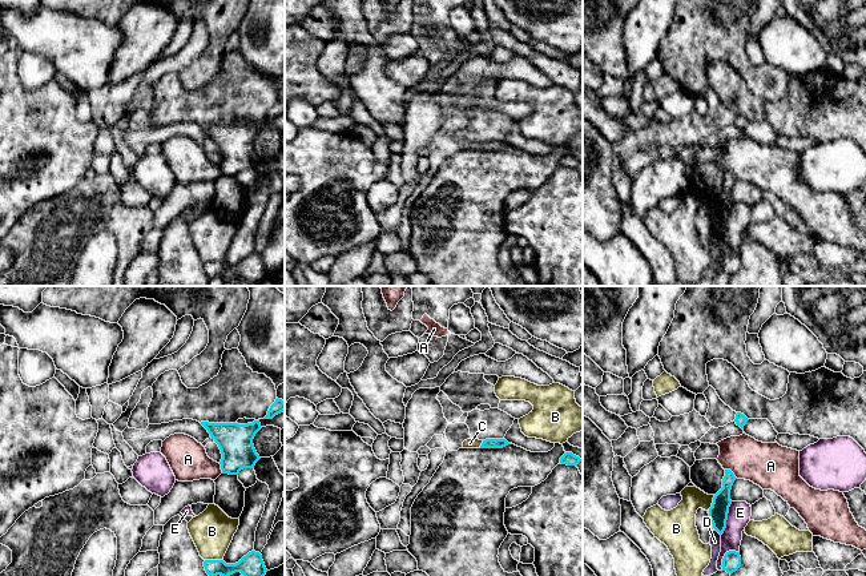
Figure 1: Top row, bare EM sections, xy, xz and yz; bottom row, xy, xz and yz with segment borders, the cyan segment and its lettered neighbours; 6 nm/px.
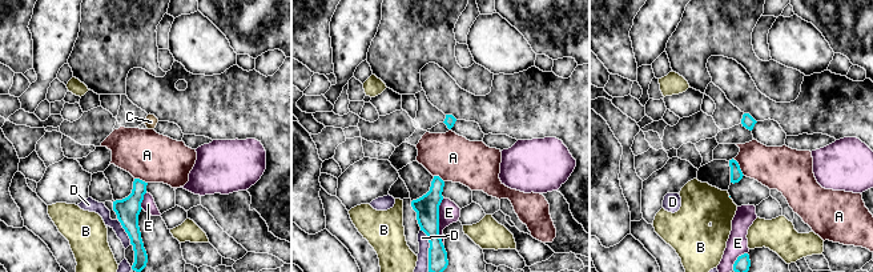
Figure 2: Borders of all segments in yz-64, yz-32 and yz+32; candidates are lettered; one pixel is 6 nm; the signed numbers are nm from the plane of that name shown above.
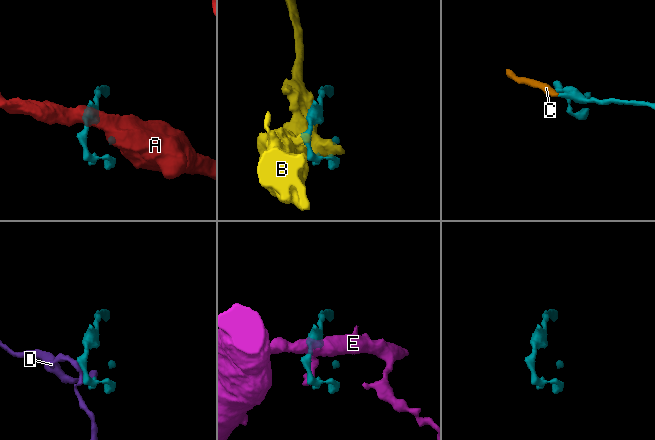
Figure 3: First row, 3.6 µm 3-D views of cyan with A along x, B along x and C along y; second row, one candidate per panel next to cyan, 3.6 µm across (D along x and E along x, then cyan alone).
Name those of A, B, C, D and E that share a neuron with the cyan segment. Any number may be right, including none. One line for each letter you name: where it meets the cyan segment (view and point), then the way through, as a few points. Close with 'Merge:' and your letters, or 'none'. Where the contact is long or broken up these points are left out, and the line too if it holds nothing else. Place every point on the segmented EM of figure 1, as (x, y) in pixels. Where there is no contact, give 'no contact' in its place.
C: contact xz (482, 444); way xz (488, 443), (482, 444), (470, 443)
Merge: C

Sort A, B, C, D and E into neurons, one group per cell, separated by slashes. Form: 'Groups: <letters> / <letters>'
Groups: A / B / C / D / E

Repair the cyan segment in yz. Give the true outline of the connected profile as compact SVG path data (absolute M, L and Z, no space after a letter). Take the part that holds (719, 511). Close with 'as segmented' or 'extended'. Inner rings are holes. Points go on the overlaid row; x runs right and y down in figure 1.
M725 470L725 476L722 479L722 488L714 495L712 507L709 508L709 519L713 528L722 535L726 528L726 520L729 513L730 490L737 478L730 470Z; as segmented

